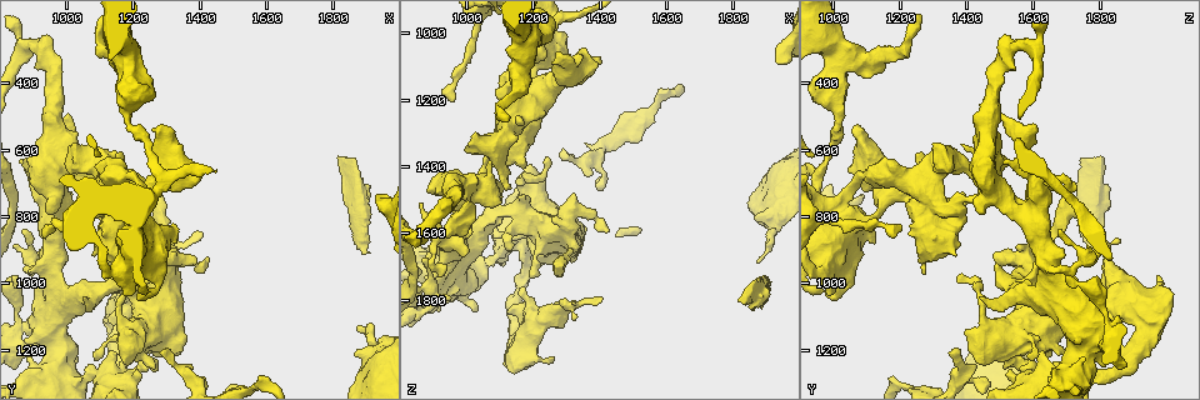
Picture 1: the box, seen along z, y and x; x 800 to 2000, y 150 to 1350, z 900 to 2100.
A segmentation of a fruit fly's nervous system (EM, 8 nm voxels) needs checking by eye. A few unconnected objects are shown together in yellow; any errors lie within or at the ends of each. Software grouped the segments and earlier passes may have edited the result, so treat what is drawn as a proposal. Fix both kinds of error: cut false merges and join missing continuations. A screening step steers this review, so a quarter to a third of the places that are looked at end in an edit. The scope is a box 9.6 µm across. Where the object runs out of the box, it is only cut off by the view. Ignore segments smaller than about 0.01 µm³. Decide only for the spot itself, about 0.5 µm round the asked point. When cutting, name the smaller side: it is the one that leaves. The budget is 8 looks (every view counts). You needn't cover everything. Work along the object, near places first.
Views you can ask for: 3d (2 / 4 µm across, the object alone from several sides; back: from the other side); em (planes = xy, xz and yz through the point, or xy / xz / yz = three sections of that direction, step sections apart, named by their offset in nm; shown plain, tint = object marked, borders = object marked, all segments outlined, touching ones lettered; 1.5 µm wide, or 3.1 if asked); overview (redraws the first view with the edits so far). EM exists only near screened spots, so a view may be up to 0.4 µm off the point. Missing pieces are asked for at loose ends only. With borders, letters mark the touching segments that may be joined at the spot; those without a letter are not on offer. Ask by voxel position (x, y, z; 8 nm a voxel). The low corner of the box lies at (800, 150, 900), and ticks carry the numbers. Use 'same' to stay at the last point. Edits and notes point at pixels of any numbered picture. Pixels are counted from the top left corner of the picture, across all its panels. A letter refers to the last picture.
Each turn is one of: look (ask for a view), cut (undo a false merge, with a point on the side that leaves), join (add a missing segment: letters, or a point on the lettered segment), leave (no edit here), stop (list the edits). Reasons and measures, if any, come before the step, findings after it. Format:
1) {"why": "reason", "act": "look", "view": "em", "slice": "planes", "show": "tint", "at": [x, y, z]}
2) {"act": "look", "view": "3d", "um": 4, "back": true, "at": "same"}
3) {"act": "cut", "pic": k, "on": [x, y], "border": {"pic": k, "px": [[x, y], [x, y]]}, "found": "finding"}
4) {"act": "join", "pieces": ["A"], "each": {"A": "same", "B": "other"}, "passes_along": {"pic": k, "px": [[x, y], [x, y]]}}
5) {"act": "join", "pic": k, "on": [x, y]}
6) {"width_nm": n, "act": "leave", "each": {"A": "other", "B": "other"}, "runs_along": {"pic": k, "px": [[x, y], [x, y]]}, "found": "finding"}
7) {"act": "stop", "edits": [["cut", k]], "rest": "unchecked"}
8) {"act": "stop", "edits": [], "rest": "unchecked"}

{"why": "closes a loop", "act": "look", "view": "em", "slice": "planes", "show": "tint", "at": [1270, 990, 1060]}

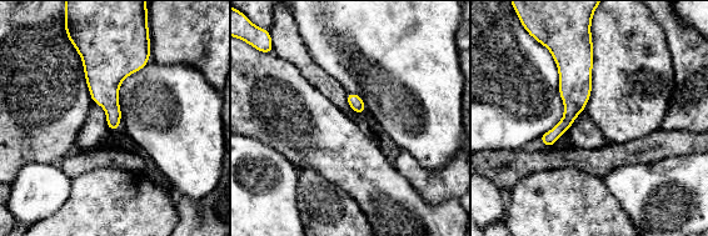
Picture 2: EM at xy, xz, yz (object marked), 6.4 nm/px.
{"act": "look", "view": "em", "slice": "planes", "show": "borders", "at": "same"}

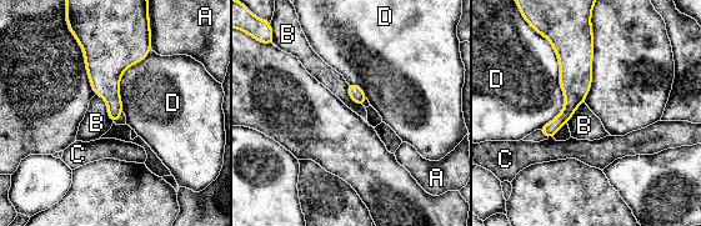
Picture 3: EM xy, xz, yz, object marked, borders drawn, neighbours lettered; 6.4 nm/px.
{"act": "leave", "each": {"A": "other", "B": "other", "C": "other", "D": "other"}, "runs_along": {"pic": 3, "px": [[585, 9], [575, 95], [550, 135]]}, "found": "all the same cell"}

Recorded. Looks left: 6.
{"why": "thick end", "act": "look", "view": "em", "slice": "planes", "show": "borders", "at": [1400, 690, 1090]}

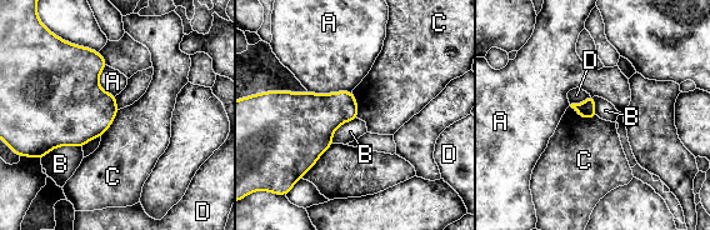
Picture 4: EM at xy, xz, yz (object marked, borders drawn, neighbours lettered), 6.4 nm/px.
{"act": "leave", "each": {"A": "other", "B": "other", "C": "other", "D": "other"}, "border": {"pic": 4, "px": [[570, 105], [583, 118], [596, 115]]}, "found": "no lettered segment goes on from it"}

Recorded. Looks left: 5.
{"why": "thin end", "act": "look", "view": "em", "slice": "xy", "step": 8, "show": "borders", "at": [1400, 840, 1800]}

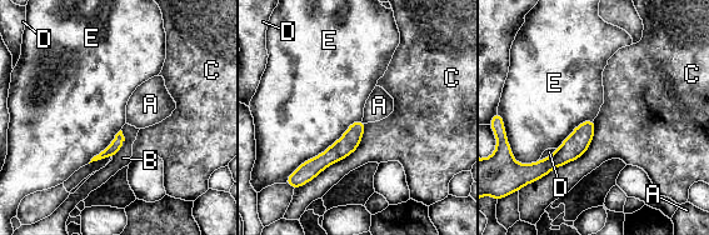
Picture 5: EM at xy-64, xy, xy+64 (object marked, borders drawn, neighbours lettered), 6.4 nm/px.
{"why": "cut it another way", "act": "look", "view": "em", "slice": "planes", "show": "borders", "at": "same"}

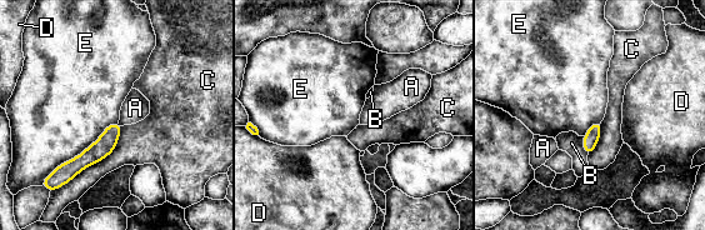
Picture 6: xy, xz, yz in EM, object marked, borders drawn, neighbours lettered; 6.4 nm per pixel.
{"act": "leave", "each": {"A": "other", "B": "other", "C": "other", "D": "other", "E": "other"}, "runs_along": {"pic": 6, "px": [[118, 128], [91, 155], [60, 170]]}, "found": "no lettered segment goes on from it"}

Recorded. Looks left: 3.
{"act": "stop", "edits": [], "rest": "unchecked"}

